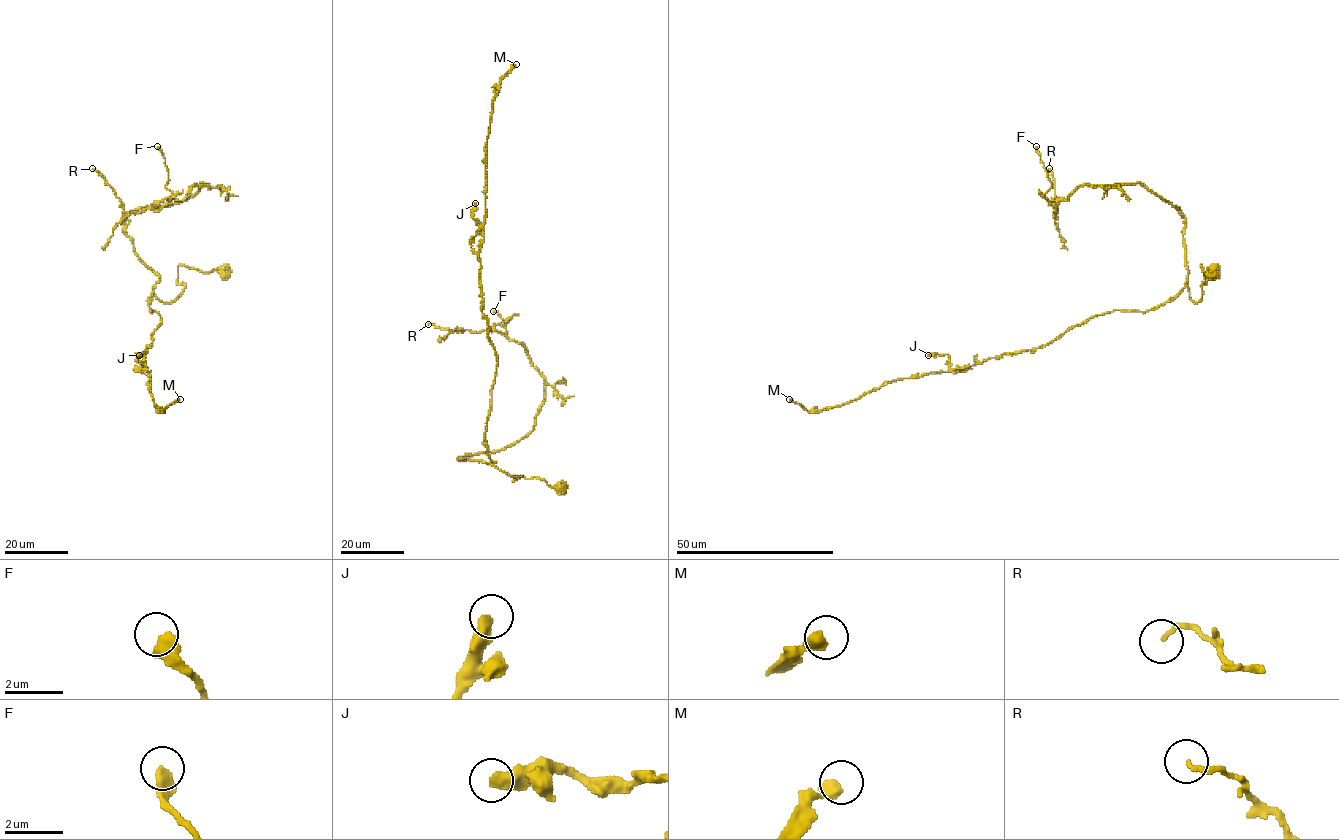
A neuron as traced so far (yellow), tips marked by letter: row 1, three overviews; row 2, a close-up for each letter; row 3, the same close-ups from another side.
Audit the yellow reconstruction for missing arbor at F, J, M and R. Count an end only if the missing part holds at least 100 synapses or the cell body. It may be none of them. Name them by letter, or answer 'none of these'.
M

